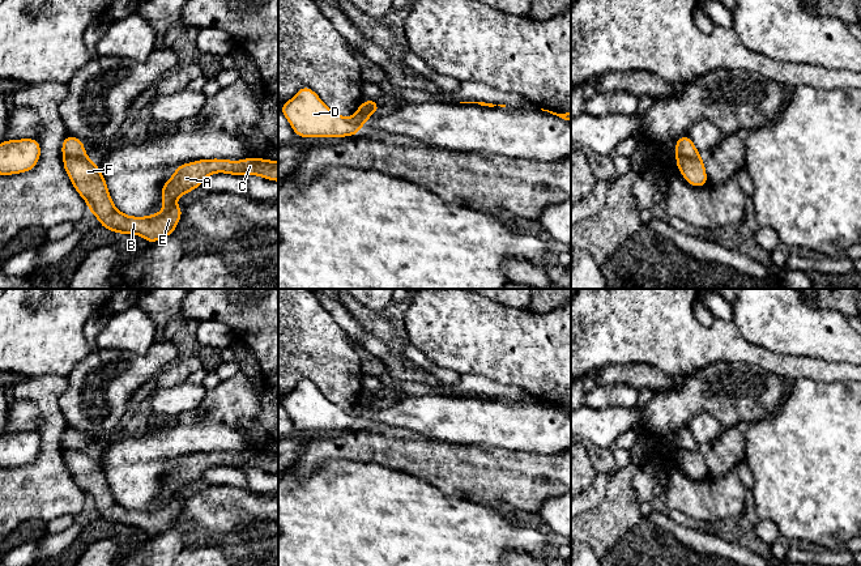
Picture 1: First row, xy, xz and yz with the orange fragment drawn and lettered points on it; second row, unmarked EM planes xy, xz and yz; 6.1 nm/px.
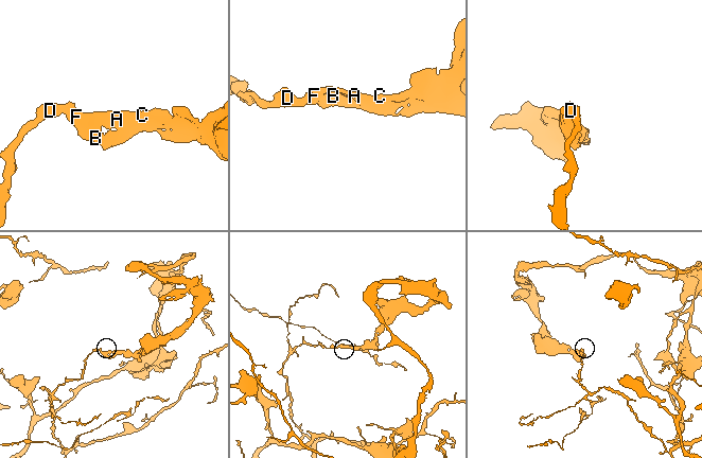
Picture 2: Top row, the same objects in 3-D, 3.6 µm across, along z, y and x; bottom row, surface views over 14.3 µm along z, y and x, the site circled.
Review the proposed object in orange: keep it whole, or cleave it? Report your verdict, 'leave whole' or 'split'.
split

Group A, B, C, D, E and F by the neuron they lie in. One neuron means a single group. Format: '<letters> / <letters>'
A B C E F / D

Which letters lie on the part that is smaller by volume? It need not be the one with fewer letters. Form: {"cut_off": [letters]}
{"cut_off": ["A", "B", "C", "E", "F"]}

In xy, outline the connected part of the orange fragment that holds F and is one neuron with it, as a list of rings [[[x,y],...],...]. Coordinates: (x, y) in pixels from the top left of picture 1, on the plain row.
[[[65,450],[63,459],[74,482],[86,494],[89,505],[99,512],[102,520],[119,527],[136,527],[149,536],[174,525],[180,514],[183,499],[176,499],[172,495],[184,486],[201,480],[204,472],[212,467],[225,465],[239,471],[259,468],[278,474],[278,454],[250,450],[242,454],[212,451],[182,456],[172,469],[162,477],[161,494],[166,499],[157,507],[133,510],[115,501],[106,472],[93,452]]]

